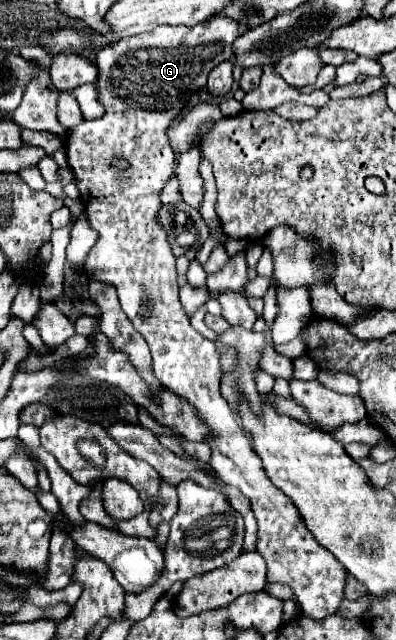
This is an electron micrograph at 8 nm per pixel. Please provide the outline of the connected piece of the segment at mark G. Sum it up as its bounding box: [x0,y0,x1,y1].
[65,16,345,620]

